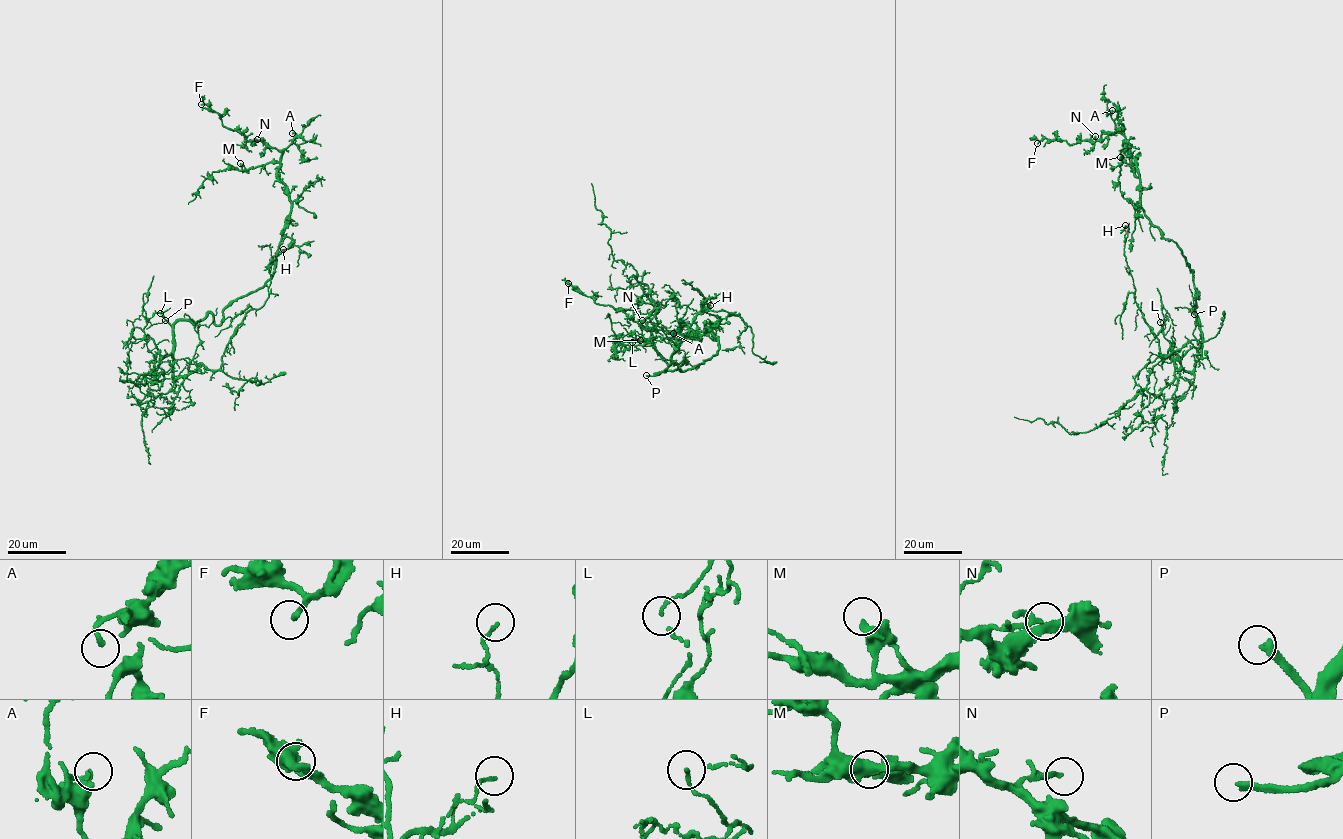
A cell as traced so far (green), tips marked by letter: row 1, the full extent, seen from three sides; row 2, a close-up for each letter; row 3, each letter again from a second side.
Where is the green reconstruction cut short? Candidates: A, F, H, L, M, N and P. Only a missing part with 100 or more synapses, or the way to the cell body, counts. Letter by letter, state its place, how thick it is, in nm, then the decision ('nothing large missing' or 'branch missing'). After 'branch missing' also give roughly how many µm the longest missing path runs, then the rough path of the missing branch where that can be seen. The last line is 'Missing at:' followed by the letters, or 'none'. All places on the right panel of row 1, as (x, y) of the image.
A: (1112, 110) | 200 nm | nothing large missing
F: (1037, 143) | 240 nm | nothing large missing
H: (1125, 225) | 100 nm | nothing large missing
L: (1160, 322) | 90 nm | nothing large missing
M: (1120, 157) | 440 nm | nothing large missing
N: (1095, 136) | 160 nm | nothing large missing
P: (1194, 314) | 300 nm | branch missing | 60 µm | (1194, 314), (1185, 317), (1180, 305), (1170, 297), (1158, 273), (1155, 247), (1144, 242)
Missing at: P

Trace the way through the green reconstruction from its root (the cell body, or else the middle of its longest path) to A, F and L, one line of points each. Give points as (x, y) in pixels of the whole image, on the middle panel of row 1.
A: (687, 369), (716, 353), (718, 340), (708, 328), (688, 339), (675, 340), (677, 330), (673, 333)
F: (687, 369), (718, 350), (718, 340), (708, 328), (702, 336), (675, 340), (669, 332), (641, 325), (568, 283)
L: (687, 369), (655, 374), (663, 372), (667, 363), (650, 341), (625, 349), (625, 345), (637, 349), (632, 342)

